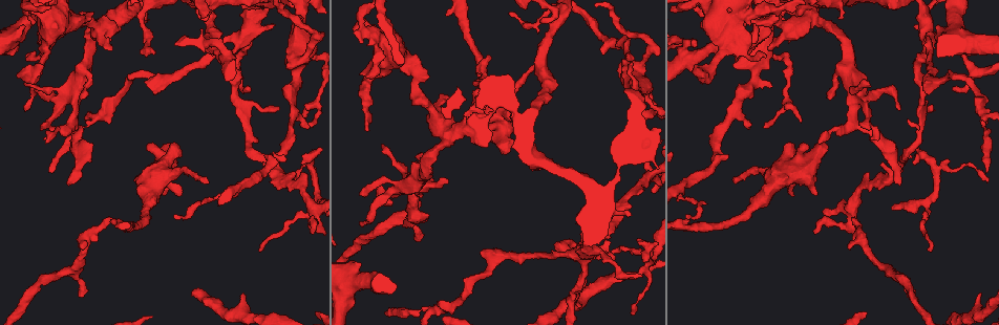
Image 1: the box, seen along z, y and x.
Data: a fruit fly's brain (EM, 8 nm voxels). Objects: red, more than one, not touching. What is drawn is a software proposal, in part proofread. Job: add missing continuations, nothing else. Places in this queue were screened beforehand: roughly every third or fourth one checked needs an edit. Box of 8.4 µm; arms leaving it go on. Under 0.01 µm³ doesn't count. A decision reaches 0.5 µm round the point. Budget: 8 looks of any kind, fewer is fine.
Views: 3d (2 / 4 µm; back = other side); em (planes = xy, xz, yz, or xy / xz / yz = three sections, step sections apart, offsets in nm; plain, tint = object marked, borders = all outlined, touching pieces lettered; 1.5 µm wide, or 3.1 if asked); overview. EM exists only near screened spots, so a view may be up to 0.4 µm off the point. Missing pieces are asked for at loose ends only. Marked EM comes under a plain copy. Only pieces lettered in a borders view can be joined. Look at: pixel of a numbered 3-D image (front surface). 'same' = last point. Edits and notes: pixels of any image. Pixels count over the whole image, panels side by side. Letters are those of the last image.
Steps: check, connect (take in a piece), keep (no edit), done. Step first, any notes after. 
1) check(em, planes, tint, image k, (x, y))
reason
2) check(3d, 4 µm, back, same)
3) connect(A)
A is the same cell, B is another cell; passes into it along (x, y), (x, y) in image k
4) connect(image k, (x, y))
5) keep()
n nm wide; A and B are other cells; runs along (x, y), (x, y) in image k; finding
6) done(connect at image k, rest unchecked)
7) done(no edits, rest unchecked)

check(em, planes, borders, image 1, (800, 120))
free end

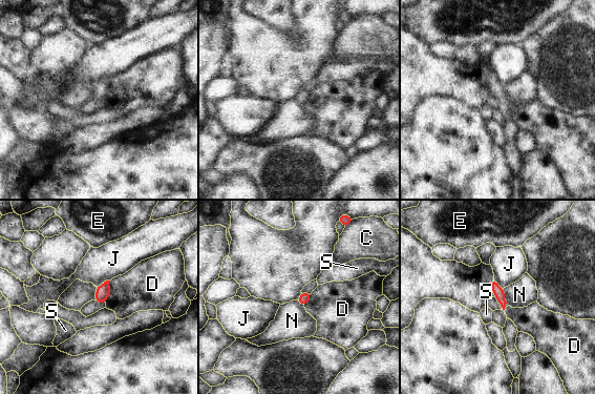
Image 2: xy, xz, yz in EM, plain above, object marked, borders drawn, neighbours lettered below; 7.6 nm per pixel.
keep()
80 nm wide; C, D, E, J, N and S are other cells; border along (503, 288), (506, 306) in image 2; no lettered piece goes on from it

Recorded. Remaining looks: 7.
check(3d, 2 µm, back, image 1, (697, 41))
branch stops here

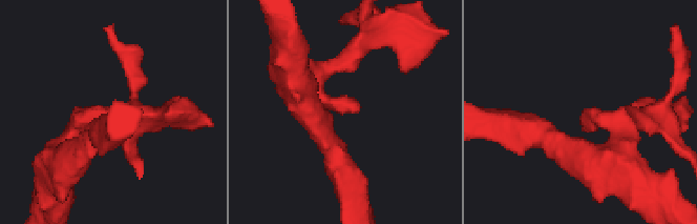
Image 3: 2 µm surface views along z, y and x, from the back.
check(em, planes, borders, image 3, (584, 109))
arms of 200, 260 nm; shape alone is not enough

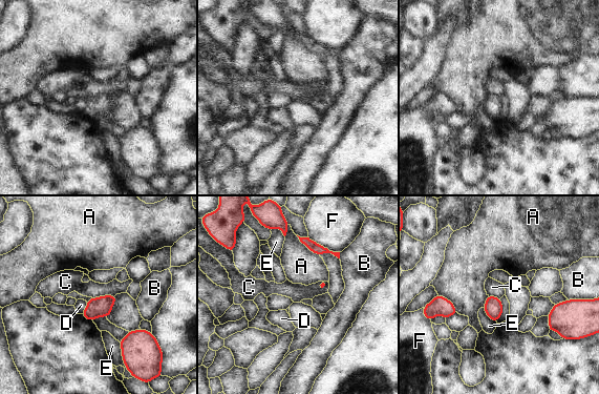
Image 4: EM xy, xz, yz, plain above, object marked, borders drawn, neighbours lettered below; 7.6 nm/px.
keep()
A, B, C, D, E and F are other cells; no lettered piece goes on from it

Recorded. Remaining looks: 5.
check(em, xy, step 4, borders, image 1, (111, 217))
branch stops here

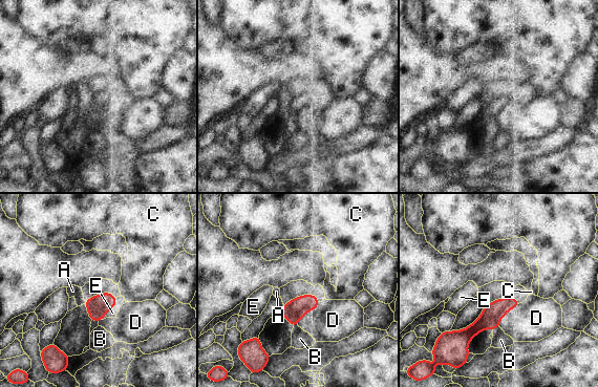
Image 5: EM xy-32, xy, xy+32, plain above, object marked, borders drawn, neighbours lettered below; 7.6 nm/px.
check(em, planes, borders, same)
cut it another way

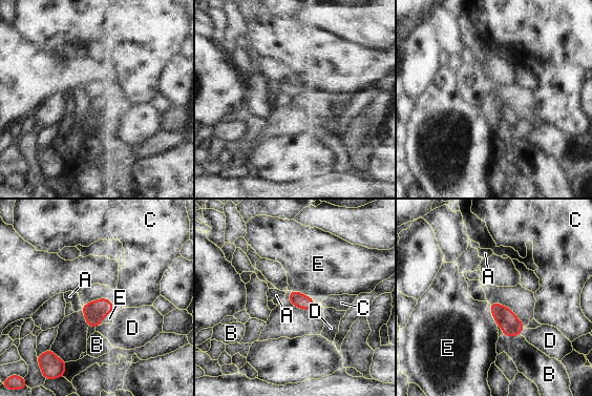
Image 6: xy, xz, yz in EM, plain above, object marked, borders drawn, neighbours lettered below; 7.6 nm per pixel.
keep()
120 nm wide; A, B, C, D and E are other cells; border along (113, 304), (113, 309), (98, 325) in image 6; no lettered piece goes on from it

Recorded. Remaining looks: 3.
done(no edits, rest unchecked)

